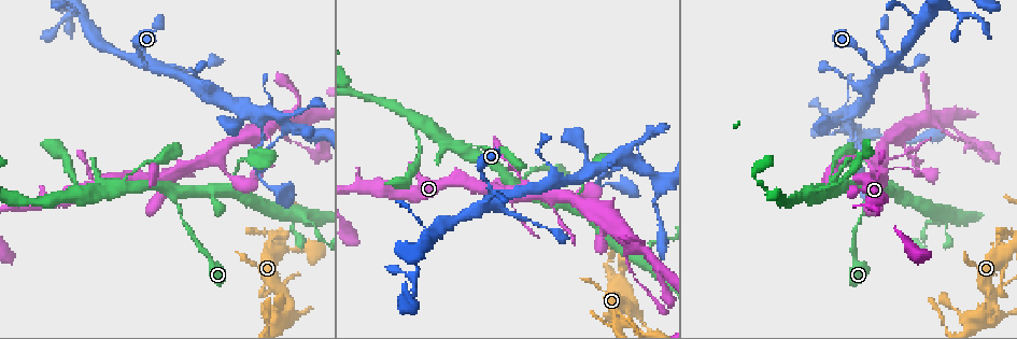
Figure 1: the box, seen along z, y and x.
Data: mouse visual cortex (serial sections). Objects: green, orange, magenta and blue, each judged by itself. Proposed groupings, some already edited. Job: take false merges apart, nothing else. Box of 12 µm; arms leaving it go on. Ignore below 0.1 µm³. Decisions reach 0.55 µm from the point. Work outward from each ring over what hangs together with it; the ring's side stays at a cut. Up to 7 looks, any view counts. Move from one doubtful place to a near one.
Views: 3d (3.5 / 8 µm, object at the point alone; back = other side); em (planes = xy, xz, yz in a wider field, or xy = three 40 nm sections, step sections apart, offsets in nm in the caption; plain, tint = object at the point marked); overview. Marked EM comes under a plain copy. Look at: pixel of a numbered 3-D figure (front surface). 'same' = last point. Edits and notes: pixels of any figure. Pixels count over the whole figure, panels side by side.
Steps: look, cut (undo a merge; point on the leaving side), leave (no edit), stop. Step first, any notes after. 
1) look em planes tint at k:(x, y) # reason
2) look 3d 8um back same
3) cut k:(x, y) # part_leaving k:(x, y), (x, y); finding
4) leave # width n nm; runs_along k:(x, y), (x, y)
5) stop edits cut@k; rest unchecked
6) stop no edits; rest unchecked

look 3d 3.5um at 1:(975, 314) # abrupt turn

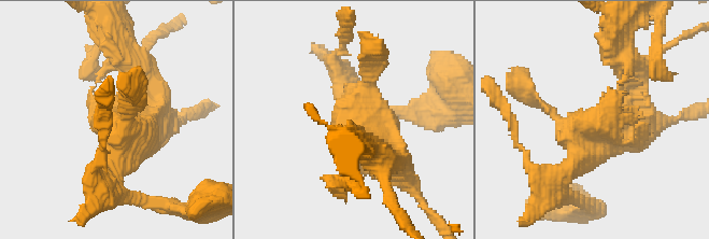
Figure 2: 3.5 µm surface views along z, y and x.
look em xy step 5 tint at 2:(115, 125) # shape alone is not enough

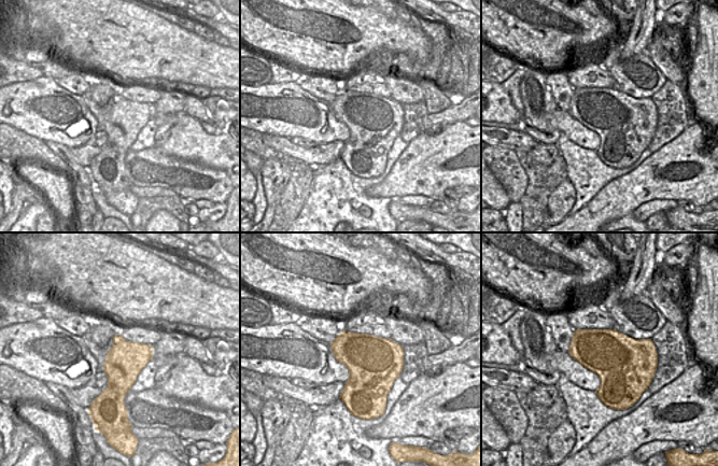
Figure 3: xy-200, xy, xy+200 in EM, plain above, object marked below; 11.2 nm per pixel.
look em xy step 3 tint same

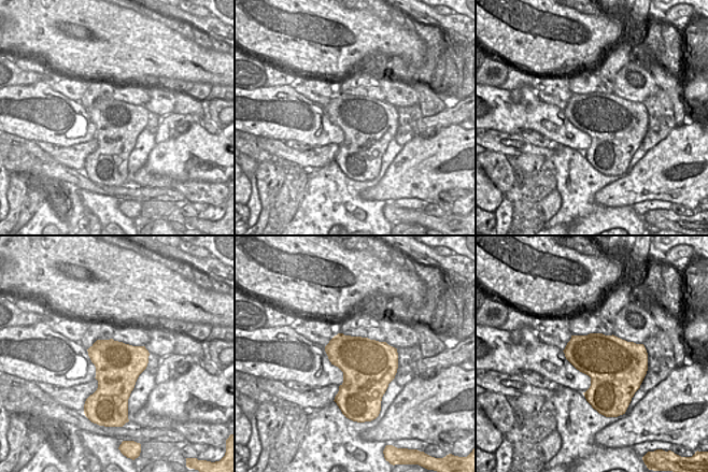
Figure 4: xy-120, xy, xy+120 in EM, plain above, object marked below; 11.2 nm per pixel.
leave # runs_along 2:(153, 107), (133, 137), (103, 121); one cell here

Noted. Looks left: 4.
look 3d 3.5um back at 1:(304, 218) # three arms meet

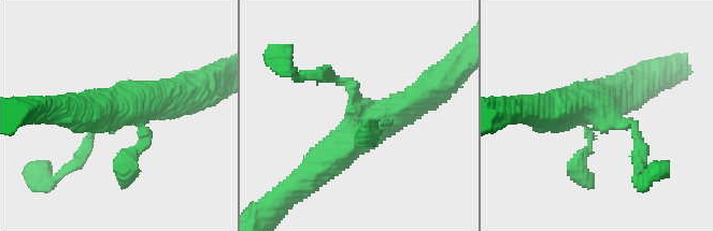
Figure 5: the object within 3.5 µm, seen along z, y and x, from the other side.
look em xy step 2 tint at 5:(604, 113) # need the tissue

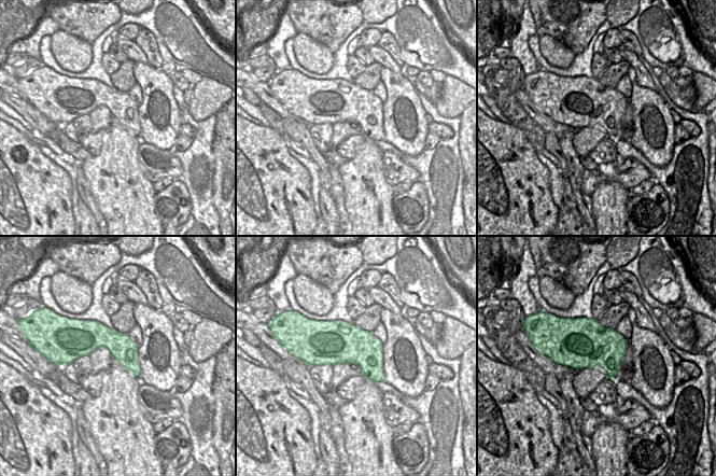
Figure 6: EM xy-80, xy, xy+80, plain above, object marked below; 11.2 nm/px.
look em planes tint same

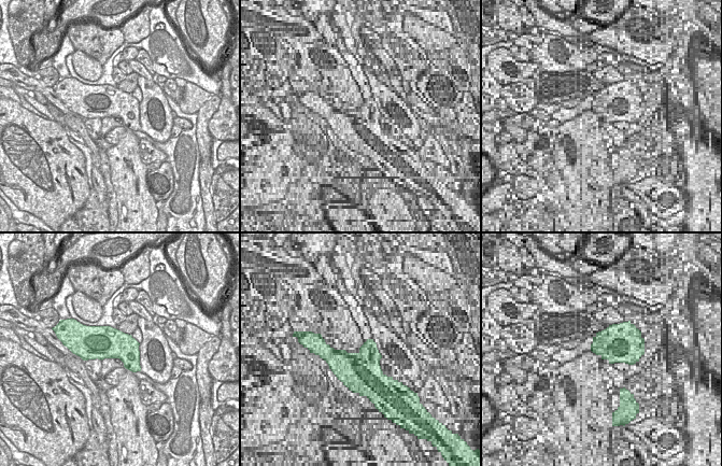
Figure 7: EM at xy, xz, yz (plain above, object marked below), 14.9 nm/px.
leave # runs_along 5:(429, 90), (367, 123), (311, 175); one cell here

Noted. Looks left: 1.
stop no edits; rest unchecked

